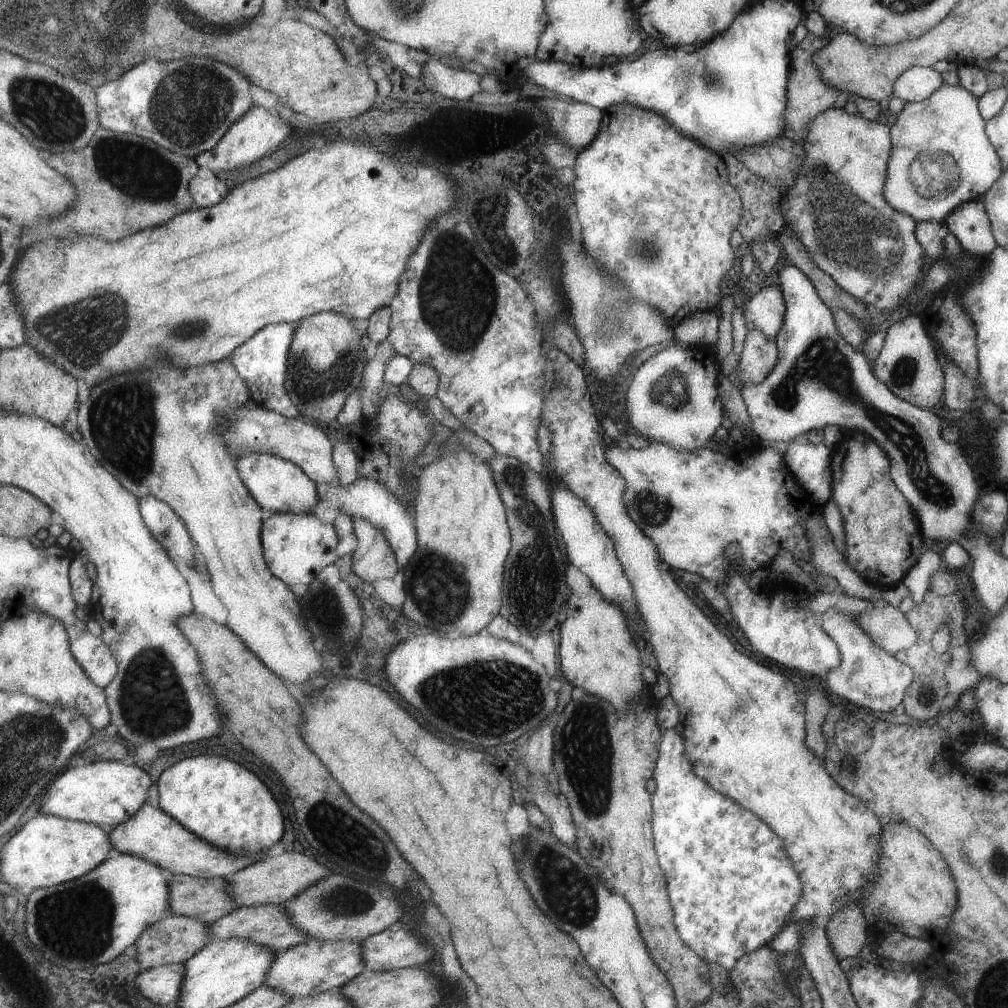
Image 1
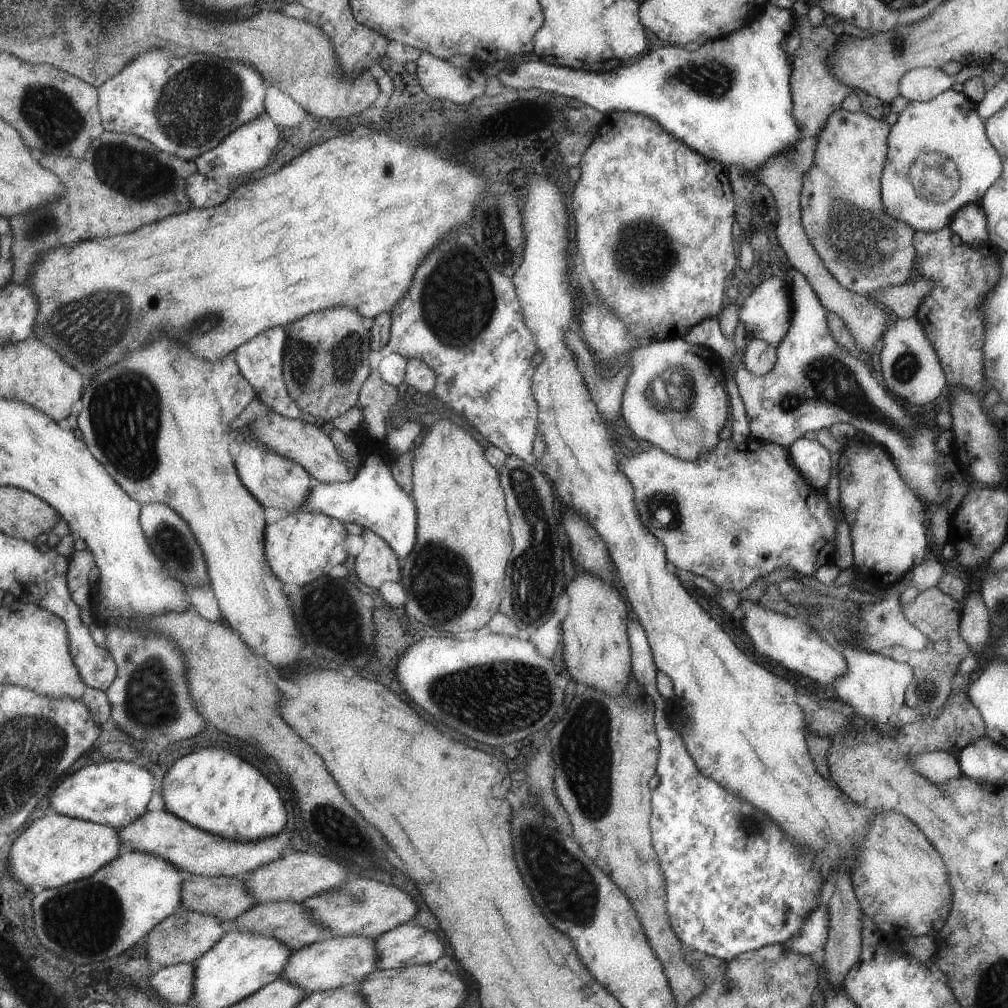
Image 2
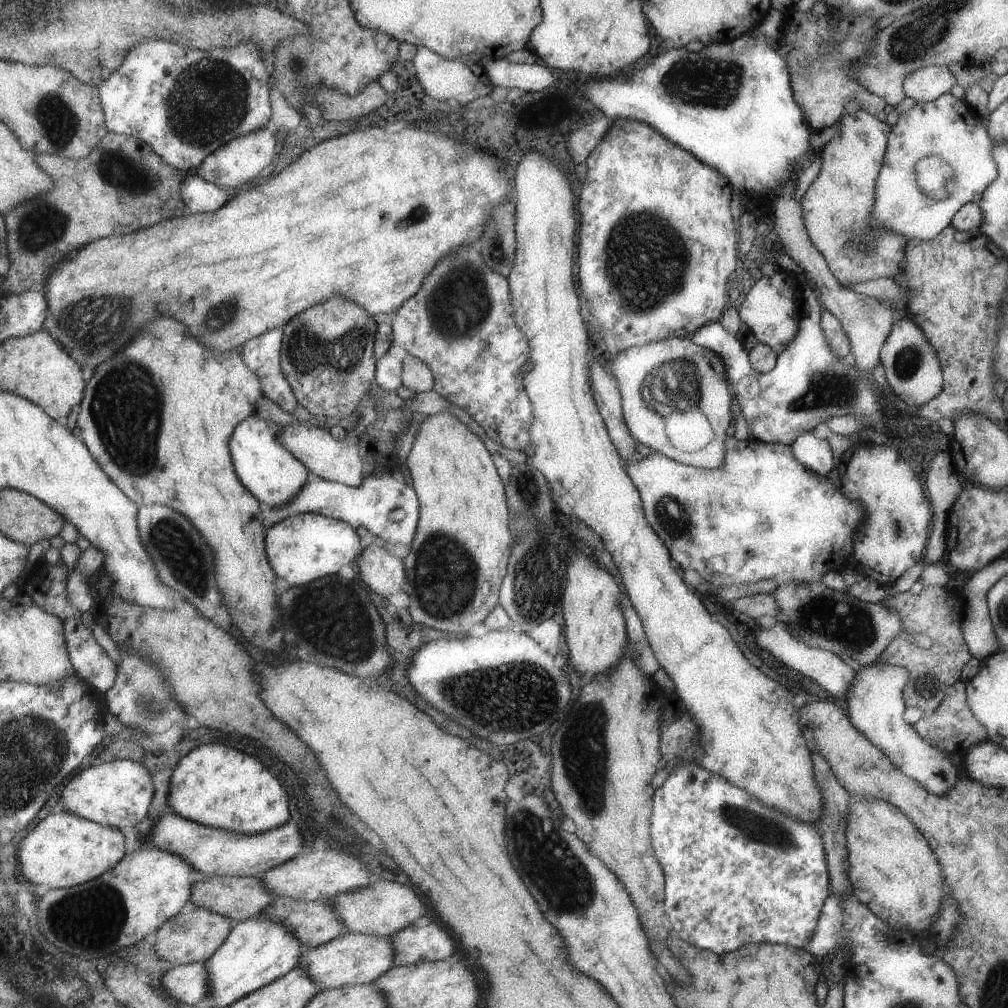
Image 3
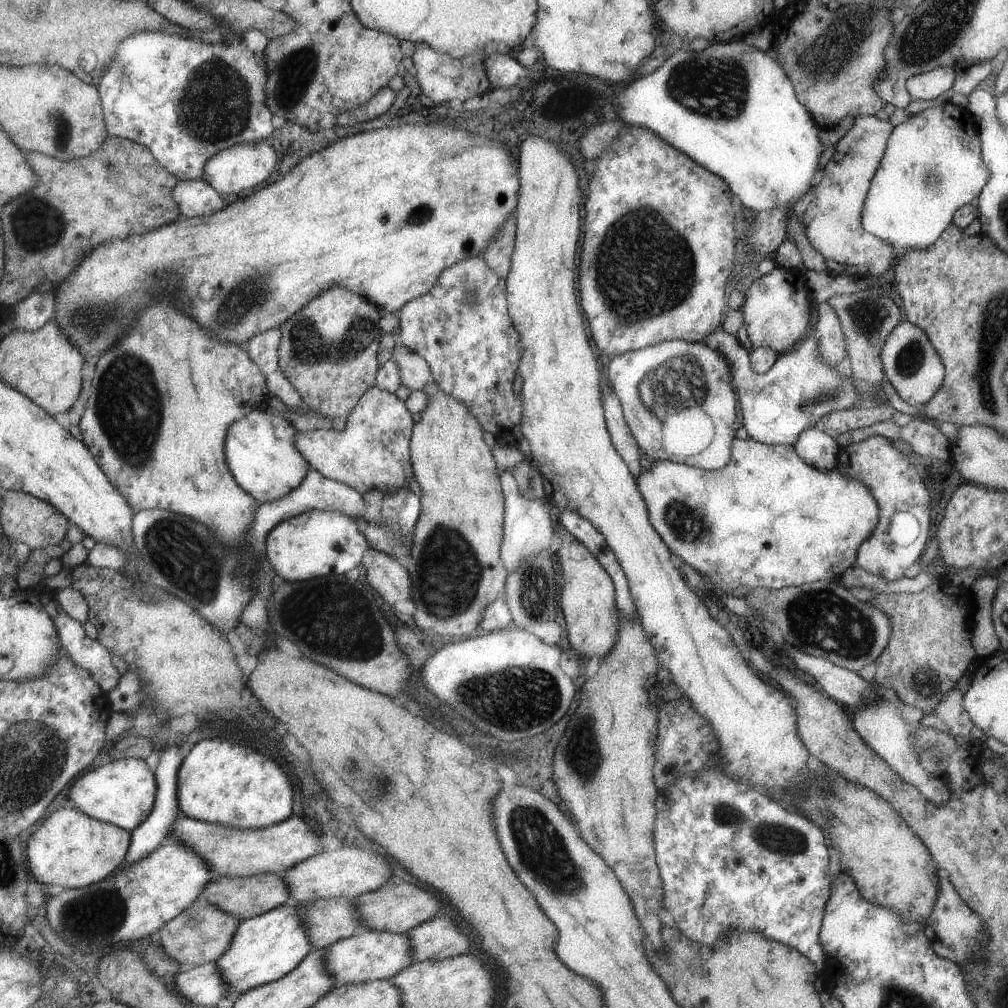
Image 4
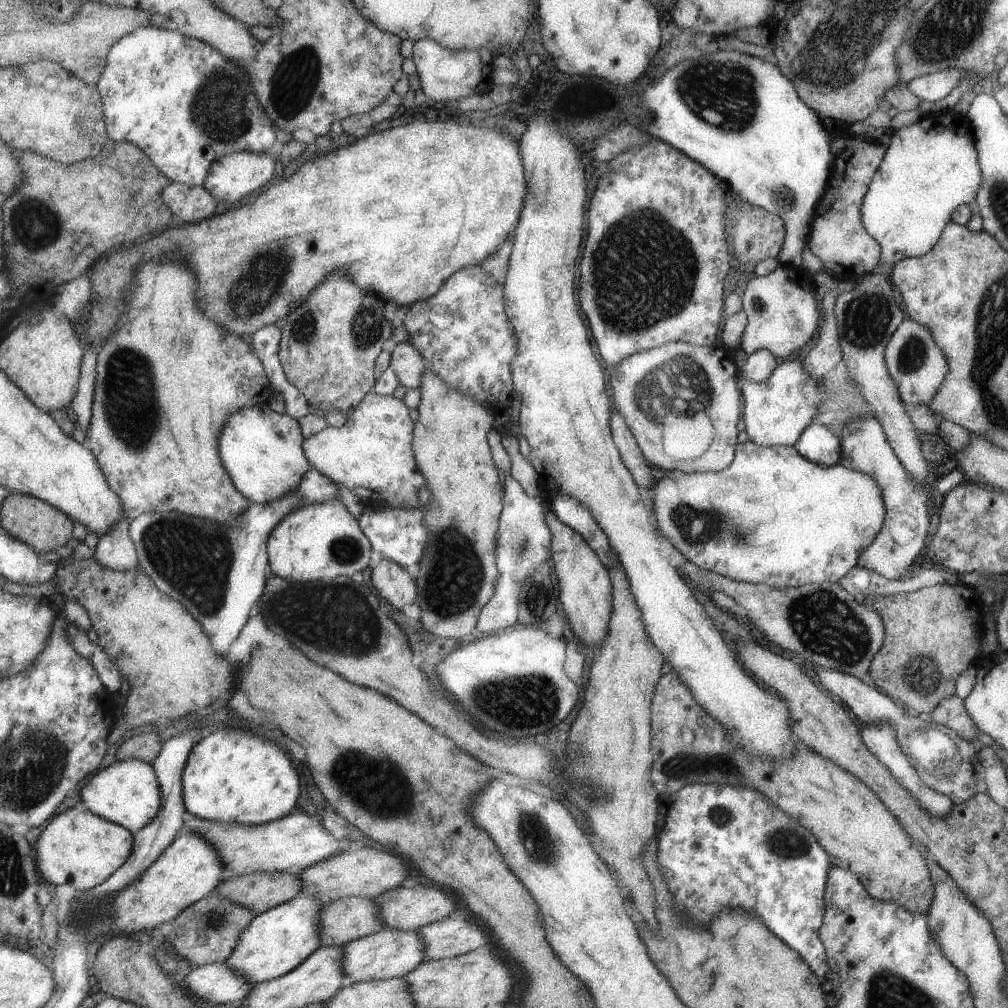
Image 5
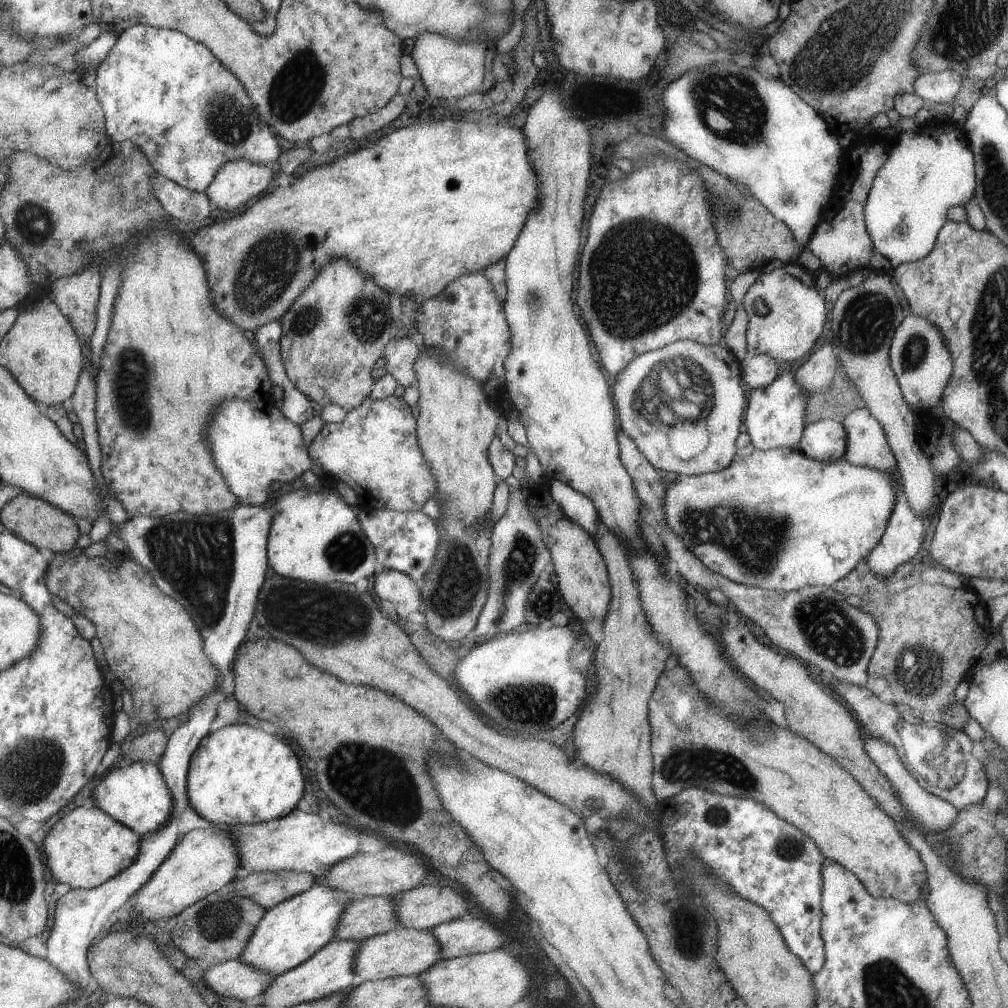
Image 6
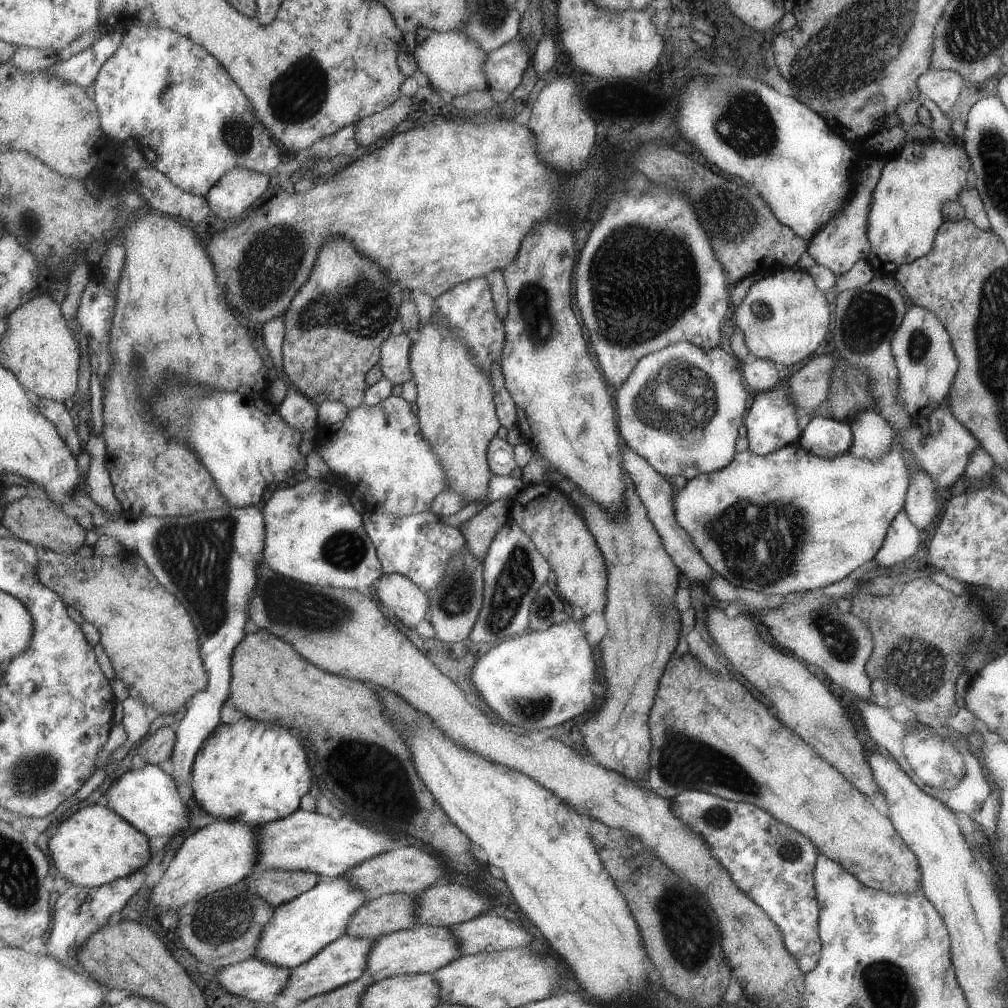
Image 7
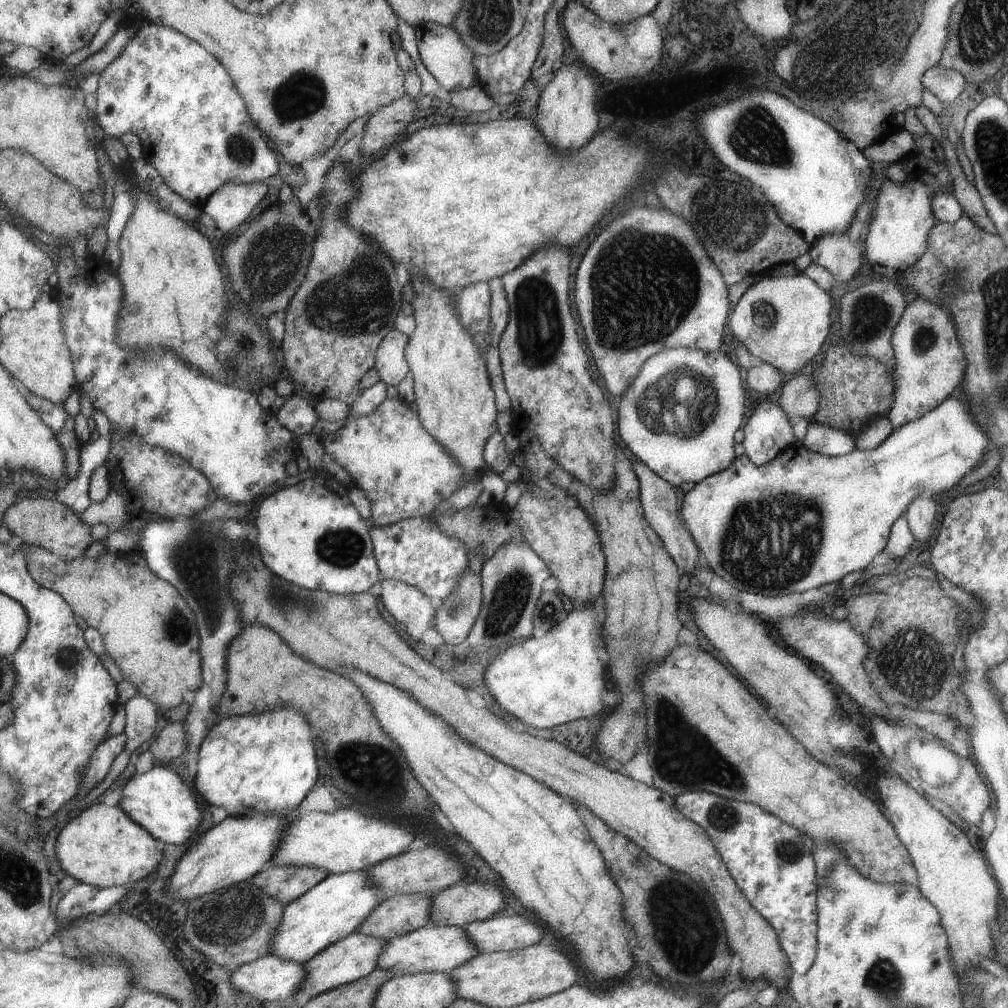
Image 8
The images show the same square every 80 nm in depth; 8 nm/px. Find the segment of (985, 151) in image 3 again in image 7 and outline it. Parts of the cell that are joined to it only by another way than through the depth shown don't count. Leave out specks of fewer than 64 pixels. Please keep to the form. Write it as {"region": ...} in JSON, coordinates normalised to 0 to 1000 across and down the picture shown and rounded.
{"region":[[[901,137],[896,147],[881,157],[864,192],[862,214],[859,216],[859,236],[862,240],[863,251],[860,252],[858,258],[867,272],[887,273],[892,264],[900,263],[916,255],[924,248],[924,244],[927,244],[928,228],[931,228],[937,220],[936,202],[948,199],[951,190],[957,185],[965,184],[964,176],[959,172],[962,165],[961,157],[955,148],[949,147],[946,140],[943,143],[934,143],[927,137],[922,143],[912,143]]]}

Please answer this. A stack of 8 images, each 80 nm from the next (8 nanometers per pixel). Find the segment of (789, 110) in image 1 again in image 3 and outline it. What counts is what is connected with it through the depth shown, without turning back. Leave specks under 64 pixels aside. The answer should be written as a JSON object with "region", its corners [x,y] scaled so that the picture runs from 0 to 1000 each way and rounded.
{"region":[[[802,10],[781,17],[781,28],[775,44],[787,46],[778,57],[784,67],[785,89],[788,100],[796,108],[800,122],[807,130],[816,129],[830,121],[837,111],[838,102],[844,97],[854,103],[851,107],[859,109],[863,114],[869,114],[875,109],[877,99],[858,89],[841,73],[843,62],[851,61],[861,51],[868,33],[871,30],[864,30],[864,22],[852,22],[852,26],[848,26],[848,22],[838,16],[807,16]]]}

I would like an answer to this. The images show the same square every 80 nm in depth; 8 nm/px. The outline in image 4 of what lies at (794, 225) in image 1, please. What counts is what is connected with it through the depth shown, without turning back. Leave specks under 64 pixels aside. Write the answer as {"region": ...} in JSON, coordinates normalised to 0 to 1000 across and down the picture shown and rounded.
{"region":[[[852,114],[846,117],[844,127],[834,135],[826,145],[827,149],[822,161],[816,167],[816,177],[813,183],[804,188],[805,198],[795,214],[796,225],[801,239],[807,244],[809,250],[813,250],[818,260],[820,271],[825,273],[842,274],[846,277],[866,275],[882,268],[887,257],[886,246],[875,237],[868,236],[855,225],[855,209],[859,201],[859,192],[862,190],[863,182],[867,173],[871,170],[876,153],[879,148],[879,139],[883,135],[886,126],[882,120],[872,119],[864,114]]]}

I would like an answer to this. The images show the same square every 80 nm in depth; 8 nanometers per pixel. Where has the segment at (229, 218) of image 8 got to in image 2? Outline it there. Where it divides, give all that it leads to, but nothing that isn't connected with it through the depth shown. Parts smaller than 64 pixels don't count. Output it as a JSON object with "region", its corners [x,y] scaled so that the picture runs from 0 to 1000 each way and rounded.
{"region":[[[267,112],[258,113],[252,120],[239,124],[233,131],[224,135],[217,145],[196,155],[193,159],[196,171],[220,181],[235,179],[235,175],[243,178],[243,173],[261,167],[269,159],[273,147],[279,141],[279,133],[281,127],[271,121]]]}

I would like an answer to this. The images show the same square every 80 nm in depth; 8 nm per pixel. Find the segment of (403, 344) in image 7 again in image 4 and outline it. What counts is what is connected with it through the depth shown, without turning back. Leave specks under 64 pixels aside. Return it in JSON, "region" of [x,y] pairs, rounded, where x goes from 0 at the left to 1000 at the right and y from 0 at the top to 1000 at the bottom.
{"region":[[[394,343],[391,347],[391,354],[396,367],[398,367],[400,382],[408,388],[420,388],[421,383],[431,377],[427,359],[408,347],[406,343]]]}

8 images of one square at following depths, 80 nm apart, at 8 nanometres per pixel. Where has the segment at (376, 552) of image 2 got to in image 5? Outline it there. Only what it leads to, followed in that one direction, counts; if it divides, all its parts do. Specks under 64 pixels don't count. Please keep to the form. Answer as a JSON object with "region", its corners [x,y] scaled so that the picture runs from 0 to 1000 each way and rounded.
{"region":[[[379,556],[369,565],[369,578],[387,604],[398,605],[415,596],[416,581],[409,566]]]}

